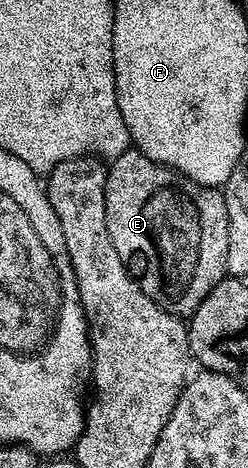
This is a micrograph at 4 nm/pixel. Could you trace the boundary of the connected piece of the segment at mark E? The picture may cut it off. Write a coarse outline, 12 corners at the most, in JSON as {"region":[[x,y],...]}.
{"region":[[138,148],[109,161],[108,238],[165,312],[227,275],[228,206]]}

